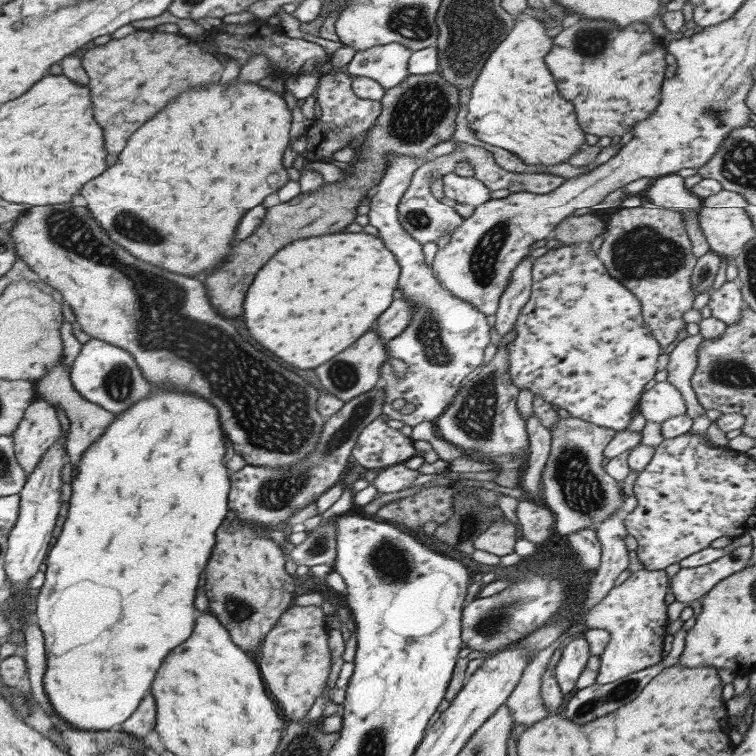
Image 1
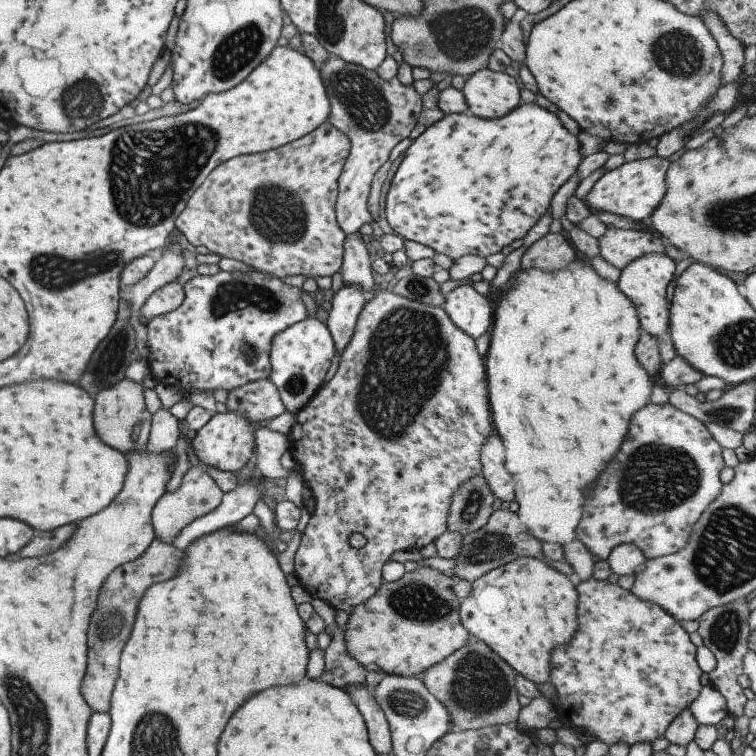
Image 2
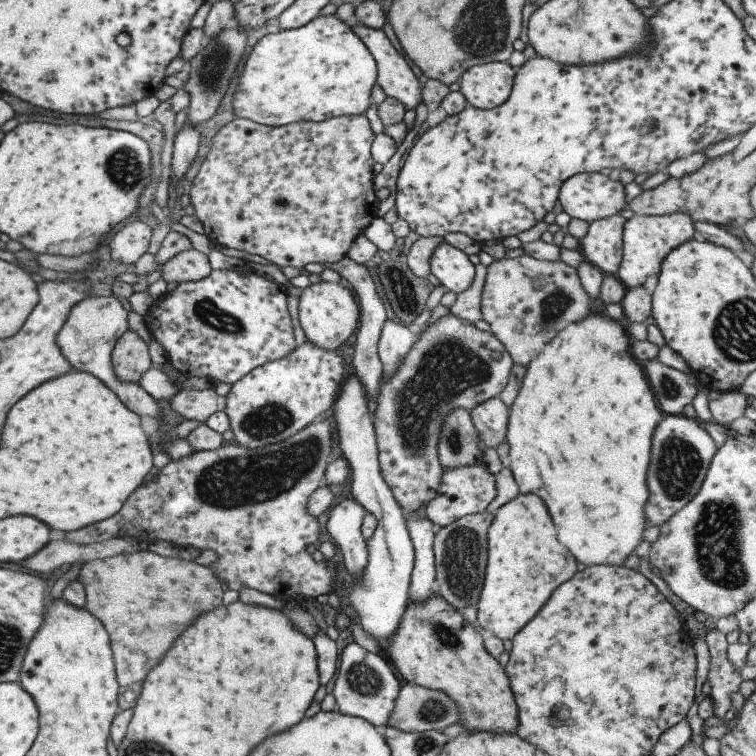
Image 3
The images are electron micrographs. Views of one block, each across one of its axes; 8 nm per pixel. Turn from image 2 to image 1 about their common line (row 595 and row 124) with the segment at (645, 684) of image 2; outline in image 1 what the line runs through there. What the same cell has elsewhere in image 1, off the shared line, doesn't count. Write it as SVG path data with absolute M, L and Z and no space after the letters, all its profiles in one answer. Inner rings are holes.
M573 18L568 20L562 30L552 38L551 50L543 56L545 65L555 81L555 87L563 99L571 102L579 128L587 134L595 136L621 137L626 132L632 132L635 121L641 121L659 105L661 81L666 49L656 42L648 22L633 22L627 26L613 26L603 20L583 20Z

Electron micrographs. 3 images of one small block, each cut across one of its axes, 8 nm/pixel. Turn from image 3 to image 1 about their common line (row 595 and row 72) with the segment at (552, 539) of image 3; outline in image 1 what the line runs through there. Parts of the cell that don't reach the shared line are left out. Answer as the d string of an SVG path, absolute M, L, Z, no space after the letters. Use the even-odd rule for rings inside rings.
M530 11L517 13L507 36L491 51L470 88L465 118L480 142L504 148L526 166L567 162L585 143L571 102L559 95L543 56L551 50L549 28Z

